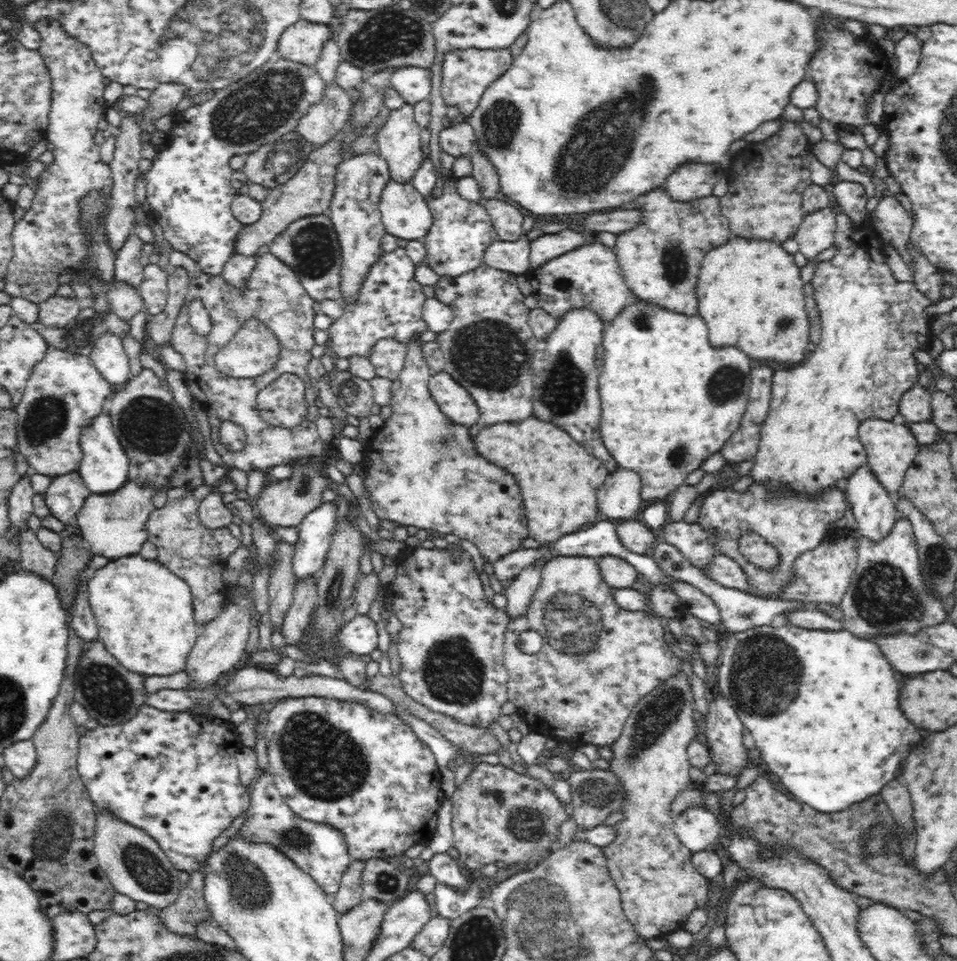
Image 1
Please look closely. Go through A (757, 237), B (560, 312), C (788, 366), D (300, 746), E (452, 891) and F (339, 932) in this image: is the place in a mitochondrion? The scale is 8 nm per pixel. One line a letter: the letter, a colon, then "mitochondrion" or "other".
A: other
B: other
C: other
D: mitochondrion
E: other
F: other

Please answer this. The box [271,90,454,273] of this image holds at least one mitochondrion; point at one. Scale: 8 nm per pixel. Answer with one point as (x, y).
(333, 104)

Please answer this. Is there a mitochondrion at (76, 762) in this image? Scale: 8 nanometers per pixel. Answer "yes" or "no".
no

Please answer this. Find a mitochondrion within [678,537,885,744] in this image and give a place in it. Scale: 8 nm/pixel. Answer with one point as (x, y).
(767, 674)

